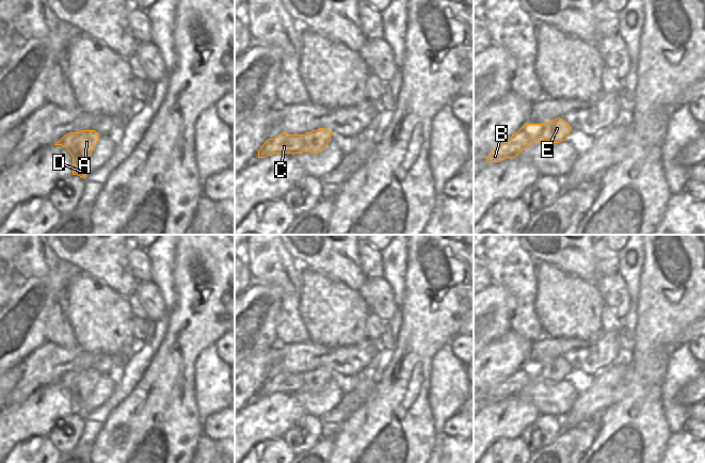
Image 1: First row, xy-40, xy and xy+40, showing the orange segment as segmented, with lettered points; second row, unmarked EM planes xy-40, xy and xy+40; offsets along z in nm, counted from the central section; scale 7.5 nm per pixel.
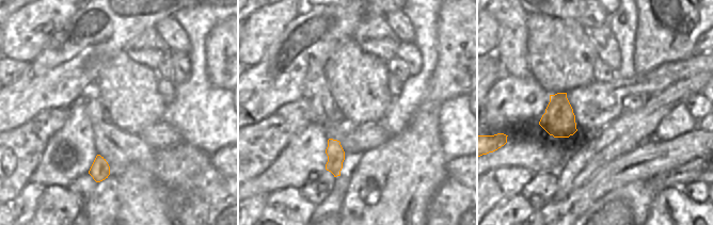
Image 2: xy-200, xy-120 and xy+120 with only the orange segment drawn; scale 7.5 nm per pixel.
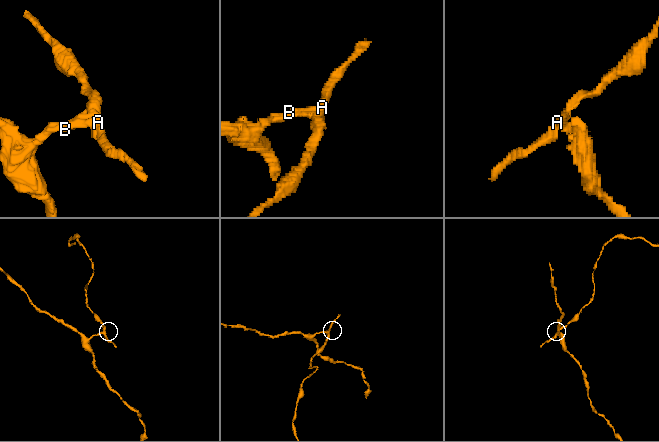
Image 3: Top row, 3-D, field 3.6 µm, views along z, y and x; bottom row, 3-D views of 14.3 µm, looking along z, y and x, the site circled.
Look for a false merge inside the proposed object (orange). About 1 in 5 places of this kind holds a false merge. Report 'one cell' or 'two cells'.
two cells

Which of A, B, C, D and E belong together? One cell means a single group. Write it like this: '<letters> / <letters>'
A D E / B C

